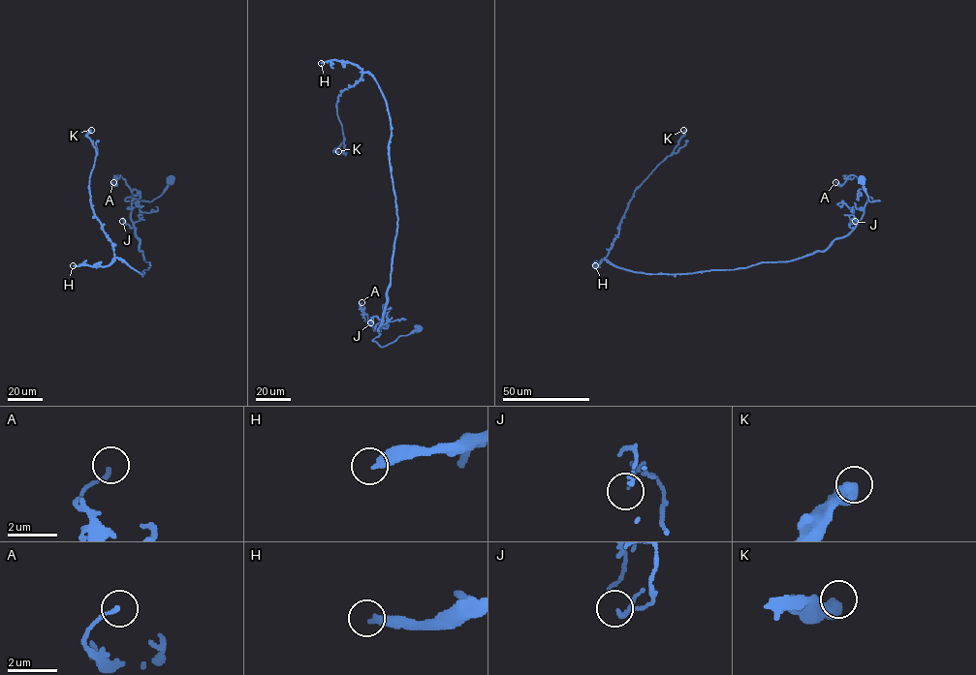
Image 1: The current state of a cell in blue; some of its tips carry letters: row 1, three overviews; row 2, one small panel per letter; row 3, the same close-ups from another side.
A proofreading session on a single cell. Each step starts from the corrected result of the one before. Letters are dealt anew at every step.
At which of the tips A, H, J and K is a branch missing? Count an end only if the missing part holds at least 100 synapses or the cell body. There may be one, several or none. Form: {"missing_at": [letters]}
{"missing_at": ["H"]}

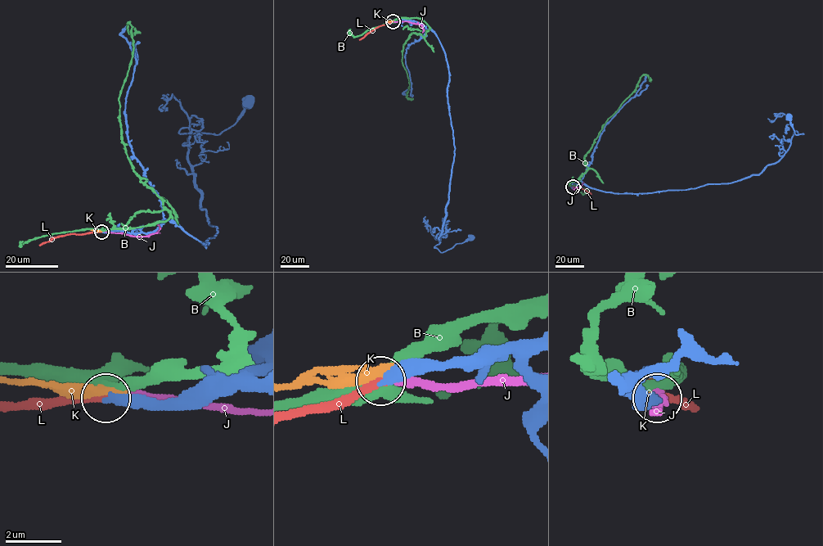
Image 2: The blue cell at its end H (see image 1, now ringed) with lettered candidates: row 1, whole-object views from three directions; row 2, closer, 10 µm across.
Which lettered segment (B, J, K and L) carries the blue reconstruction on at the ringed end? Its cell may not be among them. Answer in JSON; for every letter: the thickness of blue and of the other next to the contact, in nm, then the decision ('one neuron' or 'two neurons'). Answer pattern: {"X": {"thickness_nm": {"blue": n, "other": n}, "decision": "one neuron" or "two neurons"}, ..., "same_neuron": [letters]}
{"B": {"thickness_nm": {"blue": 550, "other": 400}, "decision": "two neurons"}, "J": {"thickness_nm": {"blue": 550, "other": 280}, "decision": "two neurons"}, "K": {"thickness_nm": {"blue": 550, "other": 340}, "decision": "two neurons"}, "L": {"thickness_nm": {"blue": 400, "other": 260}, "decision": "one neuron"}, "same_neuron": ["L"]}

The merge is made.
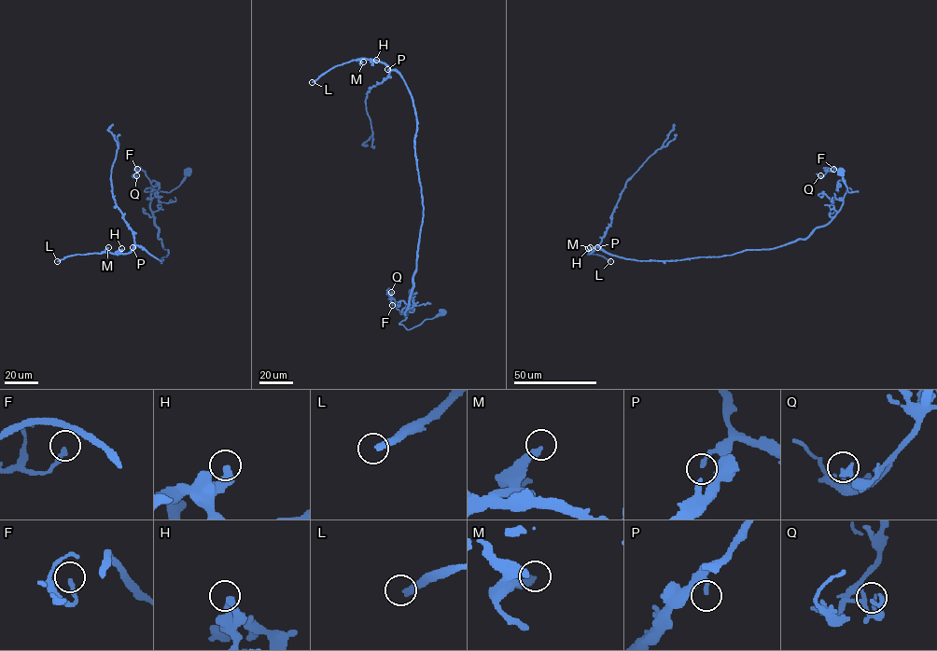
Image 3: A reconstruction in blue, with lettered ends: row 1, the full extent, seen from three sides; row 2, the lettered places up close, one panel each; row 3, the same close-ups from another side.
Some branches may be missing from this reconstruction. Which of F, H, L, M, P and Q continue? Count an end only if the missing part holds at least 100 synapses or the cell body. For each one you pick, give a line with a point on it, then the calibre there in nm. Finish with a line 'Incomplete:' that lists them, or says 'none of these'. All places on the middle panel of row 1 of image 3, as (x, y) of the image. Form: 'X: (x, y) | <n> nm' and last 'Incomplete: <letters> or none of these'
L: (312, 82) | 240 nm
Incomplete: L

